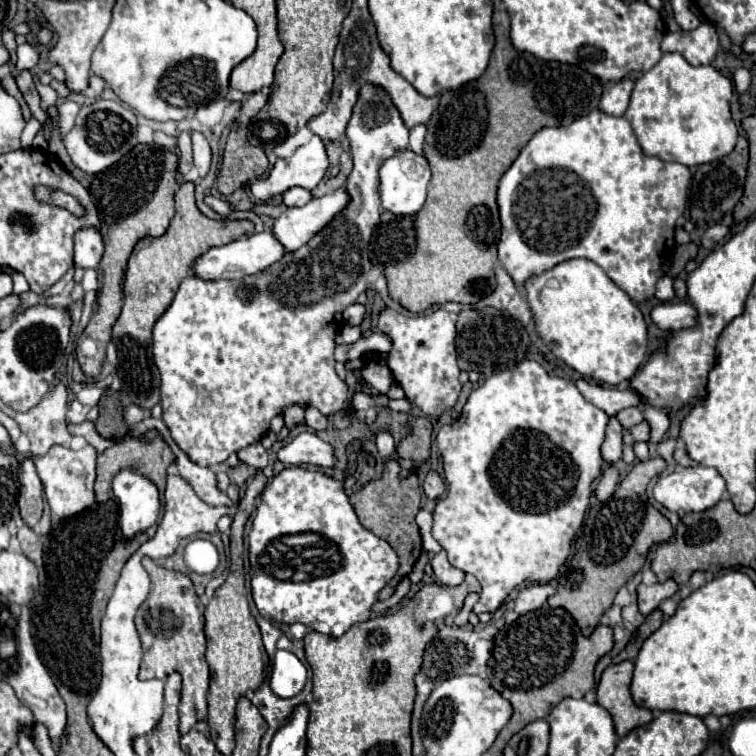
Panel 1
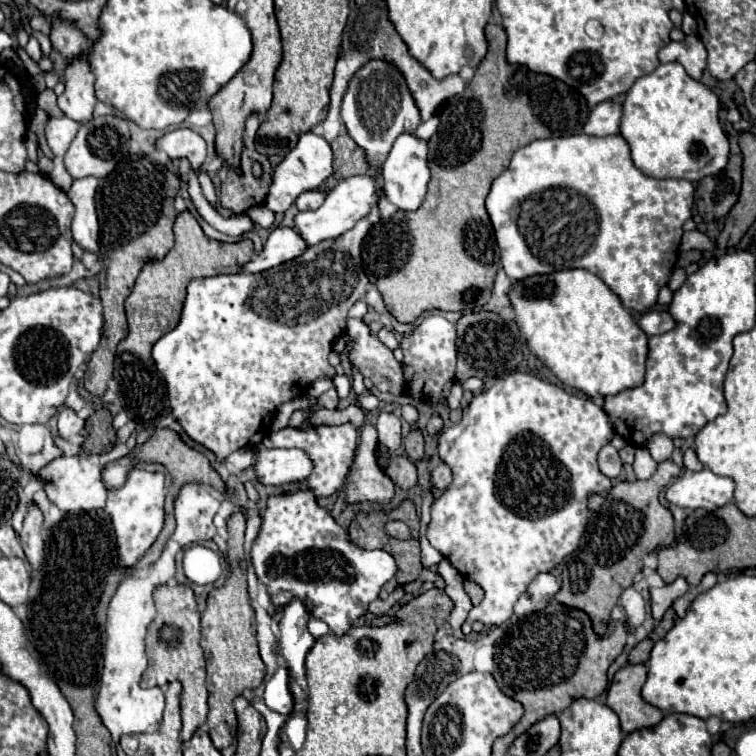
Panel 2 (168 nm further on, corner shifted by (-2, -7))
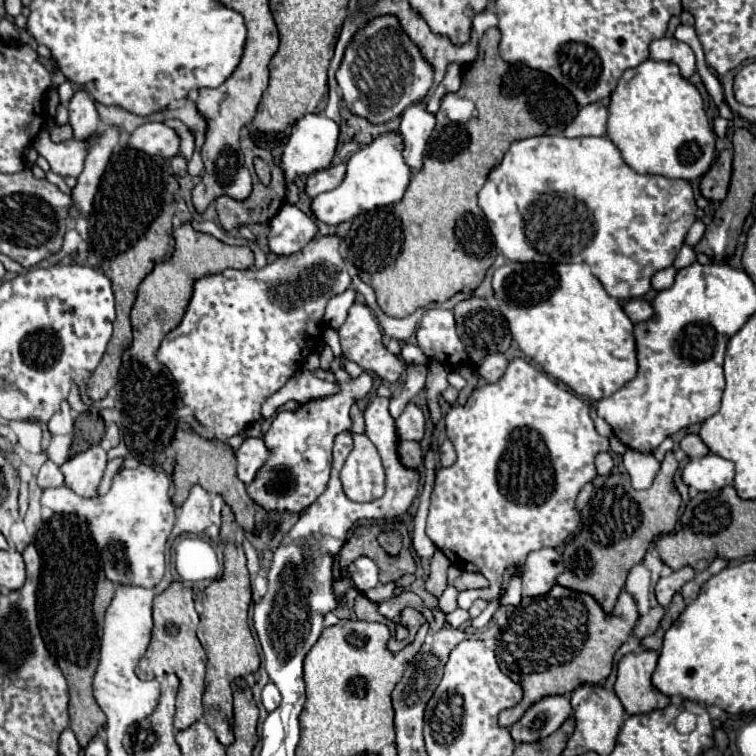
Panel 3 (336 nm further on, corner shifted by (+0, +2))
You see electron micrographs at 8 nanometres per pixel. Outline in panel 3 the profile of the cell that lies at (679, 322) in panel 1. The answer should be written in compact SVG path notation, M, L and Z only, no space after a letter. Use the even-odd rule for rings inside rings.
M631 299L623 305L623 311L627 313L627 317L633 321L633 323L641 323L641 321L647 321L651 315L653 315L653 307L649 305L647 299Z

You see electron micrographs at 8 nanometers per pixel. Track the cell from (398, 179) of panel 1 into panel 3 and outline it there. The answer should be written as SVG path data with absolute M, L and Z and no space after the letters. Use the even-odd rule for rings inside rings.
M425 101L413 103L403 111L403 121L399 125L399 131L403 135L405 151L403 157L411 171L421 169L421 159L423 151L427 145L427 139L435 127L435 115L425 109Z

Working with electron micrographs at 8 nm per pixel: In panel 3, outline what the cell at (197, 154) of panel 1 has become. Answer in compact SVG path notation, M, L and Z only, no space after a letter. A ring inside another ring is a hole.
M143 123L129 135L129 145L147 155L175 157L179 153L179 135L163 123Z

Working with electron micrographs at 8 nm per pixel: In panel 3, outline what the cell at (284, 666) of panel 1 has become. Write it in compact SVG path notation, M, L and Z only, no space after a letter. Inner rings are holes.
M267 683L265 685L265 689L263 689L263 705L265 705L265 709L271 713L271 711L275 711L277 707L279 707L279 703L281 703L281 695L279 695L279 689L273 685L273 683Z

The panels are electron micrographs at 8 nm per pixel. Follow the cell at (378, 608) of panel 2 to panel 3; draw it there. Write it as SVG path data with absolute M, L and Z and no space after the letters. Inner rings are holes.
M379 583L377 587L365 591L365 595L367 595L369 601L381 603L381 601L385 601L385 599L391 599L391 597L393 597L393 591L395 591L395 583L385 583L385 585Z

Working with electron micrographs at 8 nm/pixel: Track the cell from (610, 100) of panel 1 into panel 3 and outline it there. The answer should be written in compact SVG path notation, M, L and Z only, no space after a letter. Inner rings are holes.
M601 103L585 105L577 113L577 119L573 119L573 123L567 125L563 135L565 137L603 137L605 125L607 125L607 115L609 113Z

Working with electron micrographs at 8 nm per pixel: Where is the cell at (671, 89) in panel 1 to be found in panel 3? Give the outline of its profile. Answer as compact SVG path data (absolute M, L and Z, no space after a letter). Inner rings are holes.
M643 61L635 69L627 69L615 91L611 93L609 103L609 119L607 119L607 137L617 145L621 151L623 161L637 173L643 175L663 175L669 179L697 179L705 175L711 167L713 155L715 155L715 133L713 127L707 121L703 99L695 85L691 85L687 79L681 77L679 67L675 63L665 61Z

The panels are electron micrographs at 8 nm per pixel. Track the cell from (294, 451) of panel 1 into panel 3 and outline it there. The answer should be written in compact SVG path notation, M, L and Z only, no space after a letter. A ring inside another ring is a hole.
M245 439L237 449L237 475L249 485L255 479L255 473L267 461L267 447L263 439Z

